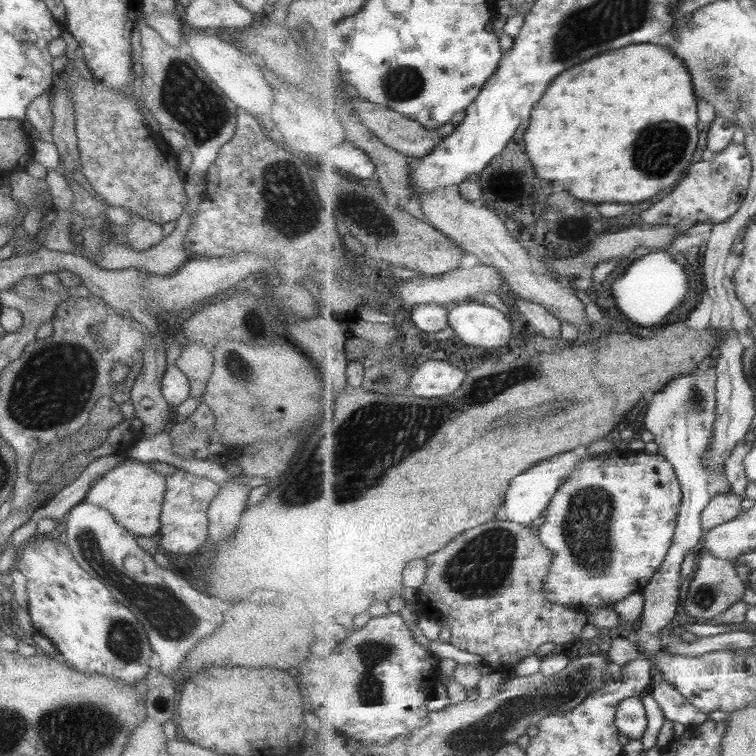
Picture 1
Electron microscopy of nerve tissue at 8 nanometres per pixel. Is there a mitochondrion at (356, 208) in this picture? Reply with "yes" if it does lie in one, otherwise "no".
yes

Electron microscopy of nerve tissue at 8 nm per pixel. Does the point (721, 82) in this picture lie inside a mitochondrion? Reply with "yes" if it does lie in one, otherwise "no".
yes

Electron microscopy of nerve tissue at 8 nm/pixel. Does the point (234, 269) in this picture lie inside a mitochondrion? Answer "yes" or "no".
no

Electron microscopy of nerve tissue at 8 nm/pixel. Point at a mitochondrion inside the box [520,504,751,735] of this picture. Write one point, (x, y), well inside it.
(575, 682)

